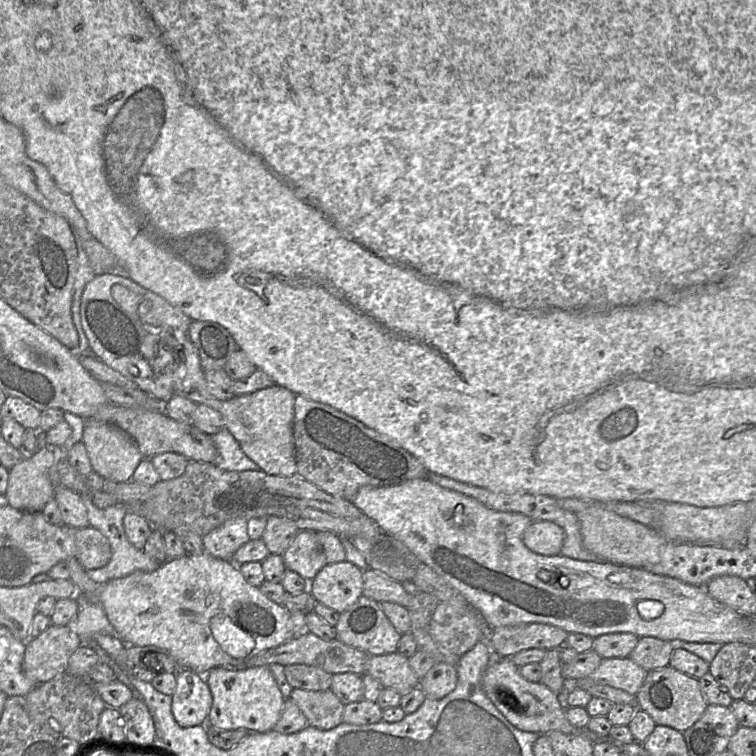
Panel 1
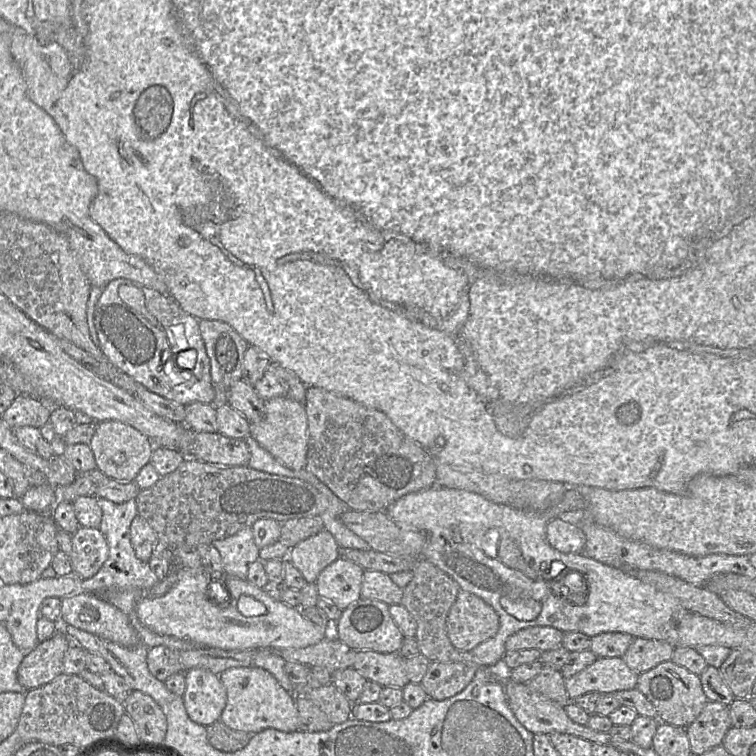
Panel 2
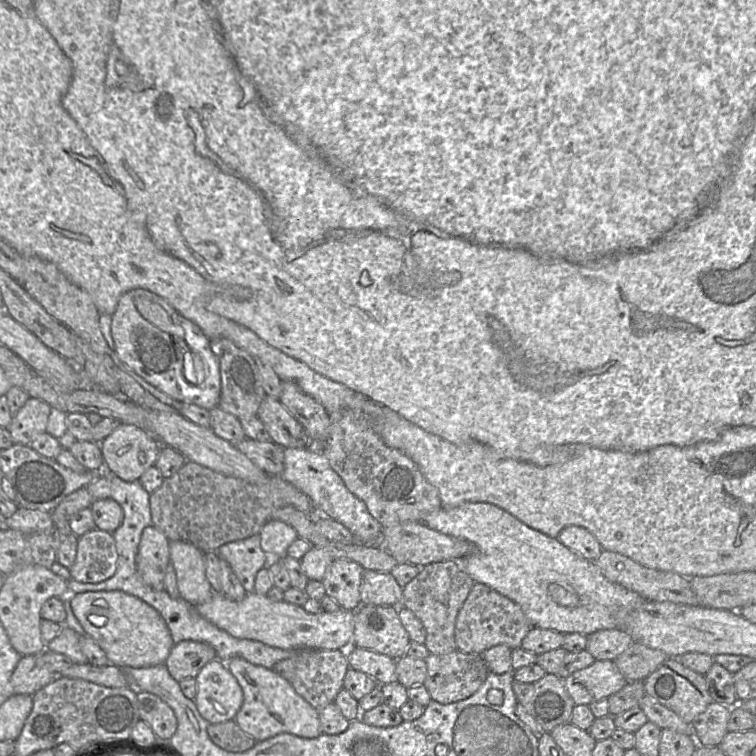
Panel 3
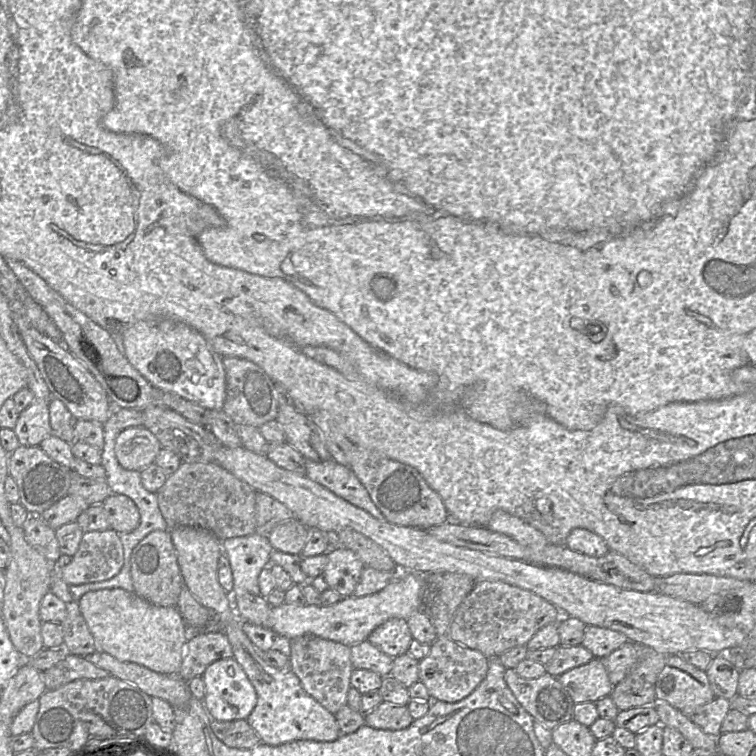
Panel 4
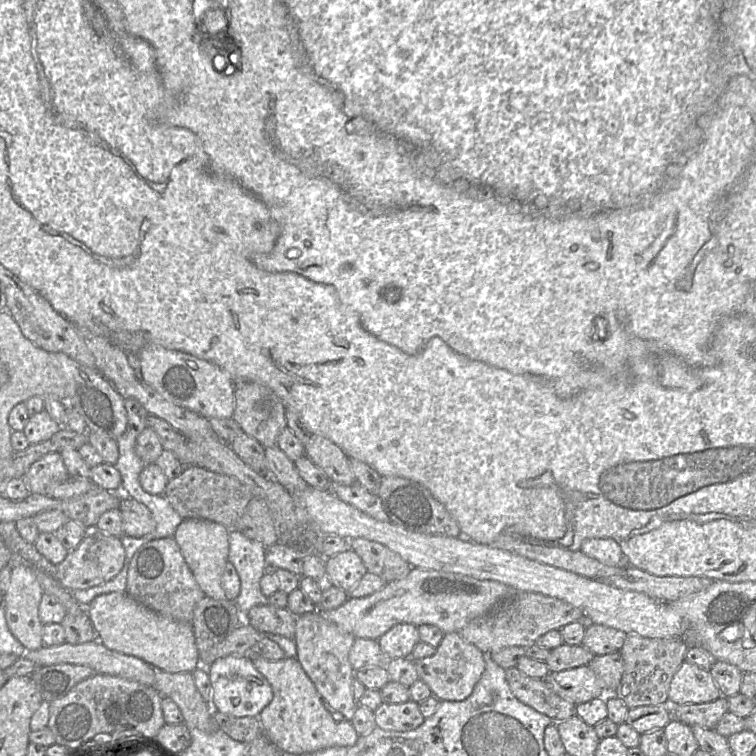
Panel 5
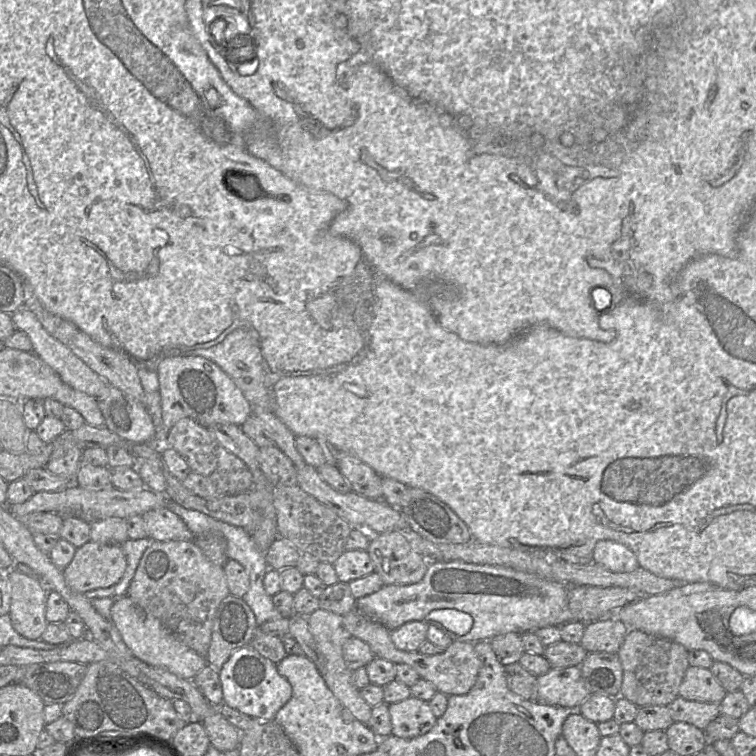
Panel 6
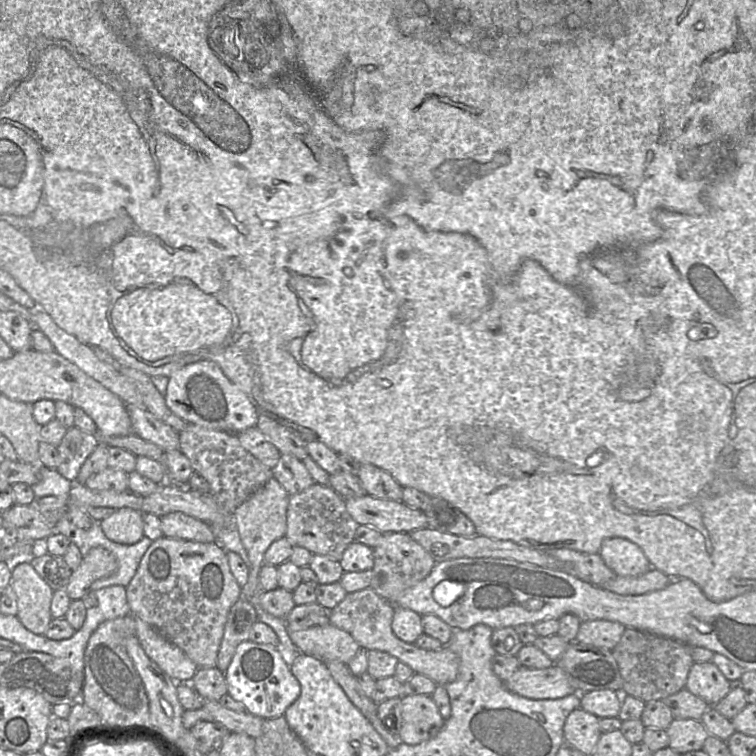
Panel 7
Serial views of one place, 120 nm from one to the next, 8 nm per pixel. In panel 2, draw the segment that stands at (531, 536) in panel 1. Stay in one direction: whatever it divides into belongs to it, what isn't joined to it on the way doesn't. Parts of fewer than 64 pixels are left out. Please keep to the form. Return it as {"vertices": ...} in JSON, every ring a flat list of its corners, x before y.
{"vertices":[[556,518,546,526,549,544,562,553,582,554,586,538,573,519]]}

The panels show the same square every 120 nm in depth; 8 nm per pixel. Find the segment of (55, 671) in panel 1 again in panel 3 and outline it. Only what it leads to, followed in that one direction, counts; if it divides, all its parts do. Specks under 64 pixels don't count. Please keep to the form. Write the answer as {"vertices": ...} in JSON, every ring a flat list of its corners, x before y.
{"vertices":[[45,652,22,656,14,669,11,685,14,694,33,696,41,688,48,685,56,677,45,662]]}

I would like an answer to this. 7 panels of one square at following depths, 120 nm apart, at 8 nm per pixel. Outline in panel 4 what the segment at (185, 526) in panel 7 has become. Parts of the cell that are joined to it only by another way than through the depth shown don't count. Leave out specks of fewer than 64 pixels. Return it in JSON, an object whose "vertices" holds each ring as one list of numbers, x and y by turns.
{"vertices":[[111,493,102,503,110,528,118,533,134,531,140,523,136,504,127,496]]}

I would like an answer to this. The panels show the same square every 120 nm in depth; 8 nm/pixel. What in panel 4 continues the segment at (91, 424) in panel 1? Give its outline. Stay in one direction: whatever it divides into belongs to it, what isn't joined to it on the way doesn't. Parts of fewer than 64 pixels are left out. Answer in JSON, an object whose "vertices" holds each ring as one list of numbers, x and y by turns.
{"vertices":[[143,426,122,430,115,441,115,455,127,470,142,471,155,462,162,446,157,437]]}

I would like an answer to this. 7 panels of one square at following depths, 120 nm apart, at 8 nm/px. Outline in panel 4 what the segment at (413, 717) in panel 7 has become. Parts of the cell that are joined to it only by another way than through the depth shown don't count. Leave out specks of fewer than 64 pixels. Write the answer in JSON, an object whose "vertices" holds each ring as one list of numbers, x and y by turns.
{"vertices":[[381,702,375,709,365,714,365,723,375,729,402,730,414,721,407,705]]}

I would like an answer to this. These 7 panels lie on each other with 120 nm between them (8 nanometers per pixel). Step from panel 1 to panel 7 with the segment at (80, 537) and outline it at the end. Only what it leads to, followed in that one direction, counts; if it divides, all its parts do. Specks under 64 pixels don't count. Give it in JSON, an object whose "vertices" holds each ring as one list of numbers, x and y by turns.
{"vertices":[[100,547,92,548,73,571,65,592,71,601,82,600,95,581,110,577,117,568,117,559,111,552]]}

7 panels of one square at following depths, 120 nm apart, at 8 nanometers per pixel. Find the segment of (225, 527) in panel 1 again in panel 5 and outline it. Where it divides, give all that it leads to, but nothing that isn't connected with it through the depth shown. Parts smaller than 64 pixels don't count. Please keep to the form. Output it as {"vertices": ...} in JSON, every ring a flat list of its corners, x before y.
{"vertices":[[230,529,228,561,234,565,240,578,240,593,234,603,245,621,251,608,269,604,268,597,260,588,262,576,270,569,266,563,265,551,266,547,262,543,249,539,237,529]]}

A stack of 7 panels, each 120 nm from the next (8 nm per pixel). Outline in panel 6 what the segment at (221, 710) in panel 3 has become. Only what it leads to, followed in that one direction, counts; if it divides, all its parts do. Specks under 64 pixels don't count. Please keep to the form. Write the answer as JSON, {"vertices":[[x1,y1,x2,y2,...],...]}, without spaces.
{"vertices":[[250,645,234,651,219,670,223,703,258,721,274,720,276,713,290,700,292,687,279,675,276,664,262,657]]}

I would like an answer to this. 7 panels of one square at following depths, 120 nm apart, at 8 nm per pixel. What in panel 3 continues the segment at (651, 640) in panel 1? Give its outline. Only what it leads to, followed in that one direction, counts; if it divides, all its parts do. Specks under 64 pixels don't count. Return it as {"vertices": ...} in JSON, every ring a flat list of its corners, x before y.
{"vertices":[[634,642,614,662,628,682,644,681,668,658,660,650]]}

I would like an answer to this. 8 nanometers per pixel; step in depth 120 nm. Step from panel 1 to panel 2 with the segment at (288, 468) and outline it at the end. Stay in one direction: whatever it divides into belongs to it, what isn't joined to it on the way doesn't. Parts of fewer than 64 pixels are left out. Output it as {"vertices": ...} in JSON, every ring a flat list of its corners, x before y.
{"vertices":[[274,397,268,401,264,401,264,415,259,421,250,423,250,437,284,466,294,471,306,469,308,424,305,406,302,403,285,397]]}

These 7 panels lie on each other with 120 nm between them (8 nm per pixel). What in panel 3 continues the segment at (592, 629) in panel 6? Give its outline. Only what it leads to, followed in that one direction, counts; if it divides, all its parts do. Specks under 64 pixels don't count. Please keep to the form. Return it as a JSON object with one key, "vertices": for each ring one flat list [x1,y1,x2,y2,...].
{"vertices":[[622,629,598,630,587,636,586,649,596,660,614,661,631,644,633,638]]}

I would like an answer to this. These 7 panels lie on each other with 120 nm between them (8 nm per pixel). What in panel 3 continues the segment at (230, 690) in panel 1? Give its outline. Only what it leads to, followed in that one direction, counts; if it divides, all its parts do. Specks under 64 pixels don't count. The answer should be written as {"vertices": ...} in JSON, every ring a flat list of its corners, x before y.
{"vertices":[[240,657,225,663,243,691,243,704,234,721,249,736,259,742,281,733,303,738,316,738,323,734,318,710,297,694,292,684,273,669,254,665]]}

